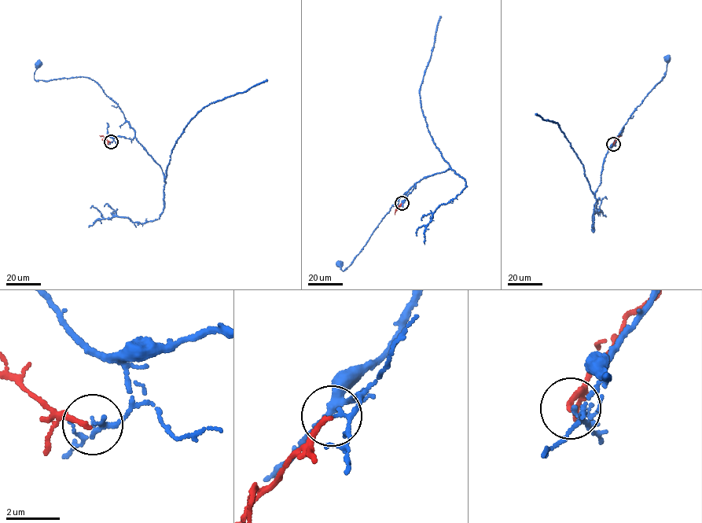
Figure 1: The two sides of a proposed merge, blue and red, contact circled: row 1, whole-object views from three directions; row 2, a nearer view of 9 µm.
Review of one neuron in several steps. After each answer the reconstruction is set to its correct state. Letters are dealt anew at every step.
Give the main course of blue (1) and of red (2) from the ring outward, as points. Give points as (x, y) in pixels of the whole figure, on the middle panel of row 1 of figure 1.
1: (402, 204), (415, 183), (392, 205), (344, 270), (340, 269), (339, 263)
2: (402, 204), (395, 214)

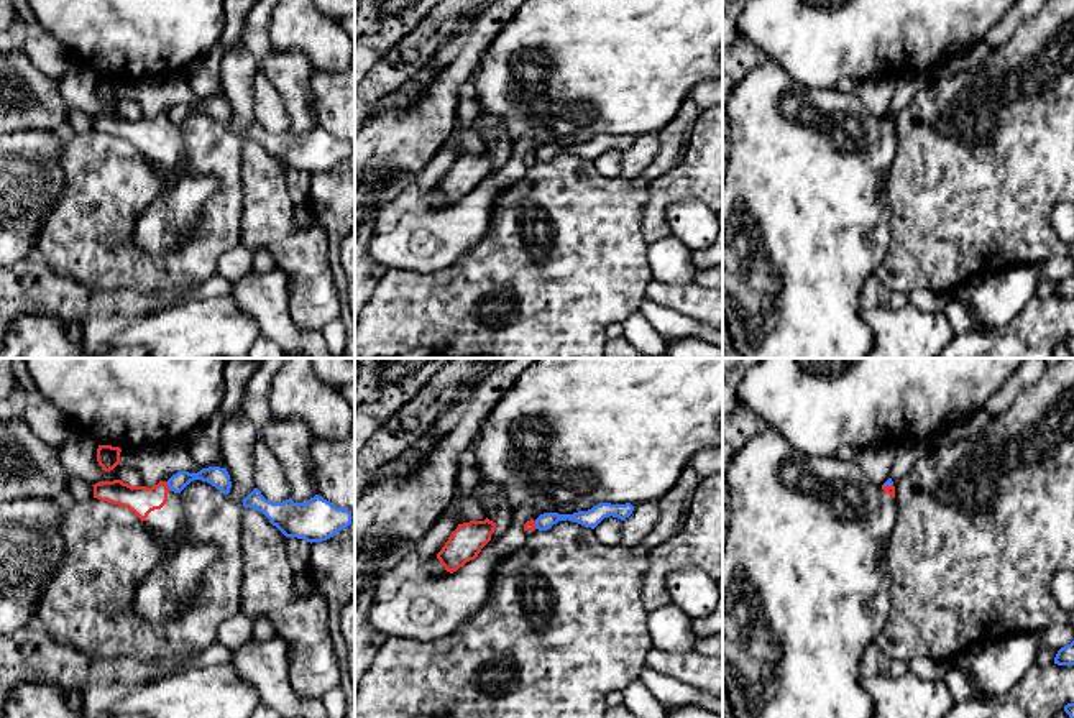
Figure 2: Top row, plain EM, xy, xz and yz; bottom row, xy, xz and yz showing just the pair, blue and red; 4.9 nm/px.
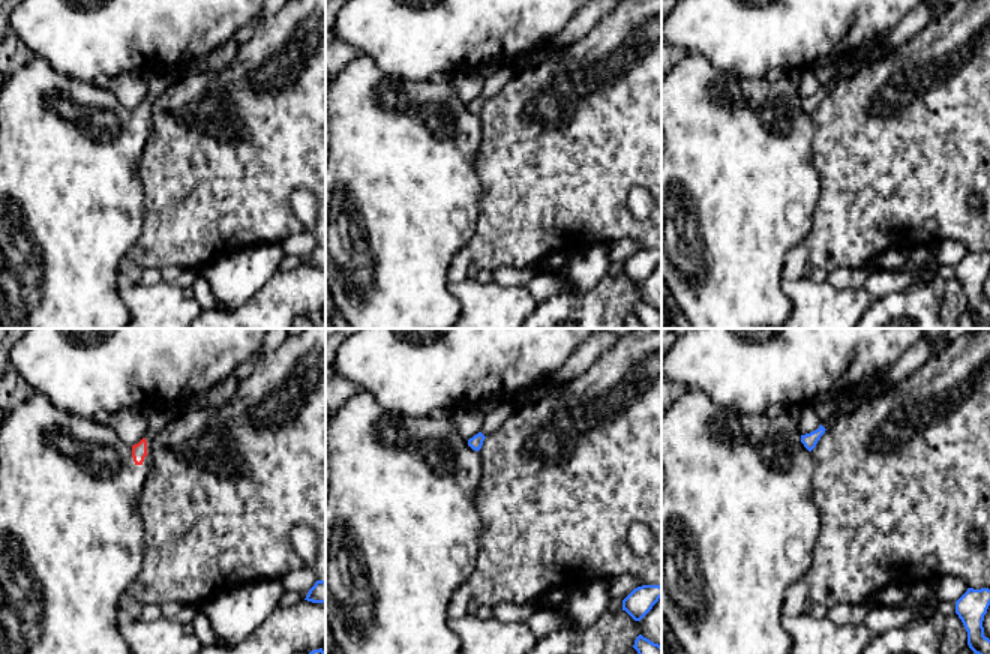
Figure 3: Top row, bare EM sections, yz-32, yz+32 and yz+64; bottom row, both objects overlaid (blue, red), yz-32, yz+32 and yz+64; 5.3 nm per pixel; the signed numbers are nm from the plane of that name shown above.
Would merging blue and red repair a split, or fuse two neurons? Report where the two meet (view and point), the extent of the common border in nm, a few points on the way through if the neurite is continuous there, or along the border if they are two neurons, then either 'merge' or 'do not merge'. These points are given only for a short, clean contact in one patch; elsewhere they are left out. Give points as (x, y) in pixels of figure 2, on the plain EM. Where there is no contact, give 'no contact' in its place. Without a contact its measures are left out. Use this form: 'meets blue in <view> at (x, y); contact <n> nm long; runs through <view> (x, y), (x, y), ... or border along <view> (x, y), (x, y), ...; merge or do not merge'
meets blue in xy at (168, 117); contact 50 nm long; border along xy (166, 114), (171, 122); do not merge

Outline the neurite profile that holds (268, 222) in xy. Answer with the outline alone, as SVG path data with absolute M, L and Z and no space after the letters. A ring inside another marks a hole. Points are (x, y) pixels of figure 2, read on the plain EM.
M240 41L222 54L222 90L230 107L232 120L227 127L241 143L241 240L240 243L256 250L268 250L287 276L289 312L296 327L307 332L320 332L328 322L340 317L340 299L337 294L332 268L328 263L327 233L319 223L299 227L294 219L294 204L287 192L286 168L269 154L258 141L245 140L243 131L256 120L253 81L258 74L258 59Z

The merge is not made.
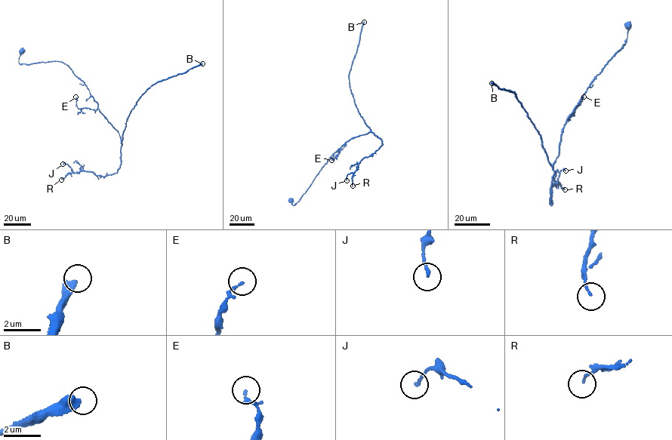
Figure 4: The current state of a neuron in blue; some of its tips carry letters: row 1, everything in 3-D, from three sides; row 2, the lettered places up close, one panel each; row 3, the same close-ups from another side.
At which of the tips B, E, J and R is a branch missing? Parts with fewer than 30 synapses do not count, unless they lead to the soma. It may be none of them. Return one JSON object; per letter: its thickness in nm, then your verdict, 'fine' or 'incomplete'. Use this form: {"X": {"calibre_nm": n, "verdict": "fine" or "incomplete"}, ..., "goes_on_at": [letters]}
{"B": {"calibre_nm": 480, "verdict": "incomplete"}, "E": {"calibre_nm": 120, "verdict": "fine"}, "J": {"calibre_nm": 130, "verdict": "fine"}, "R": {"calibre_nm": 100, "verdict": "fine"}, "goes_on_at": ["B"]}

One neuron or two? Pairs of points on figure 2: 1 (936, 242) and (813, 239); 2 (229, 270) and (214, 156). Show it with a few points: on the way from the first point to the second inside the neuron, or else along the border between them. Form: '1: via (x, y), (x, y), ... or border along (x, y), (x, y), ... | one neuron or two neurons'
1: border along (892, 202), (889, 253), (874, 273) | two neurons
2: border along (240, 243), (229, 248), (219, 258), (215, 271) | two neurons

